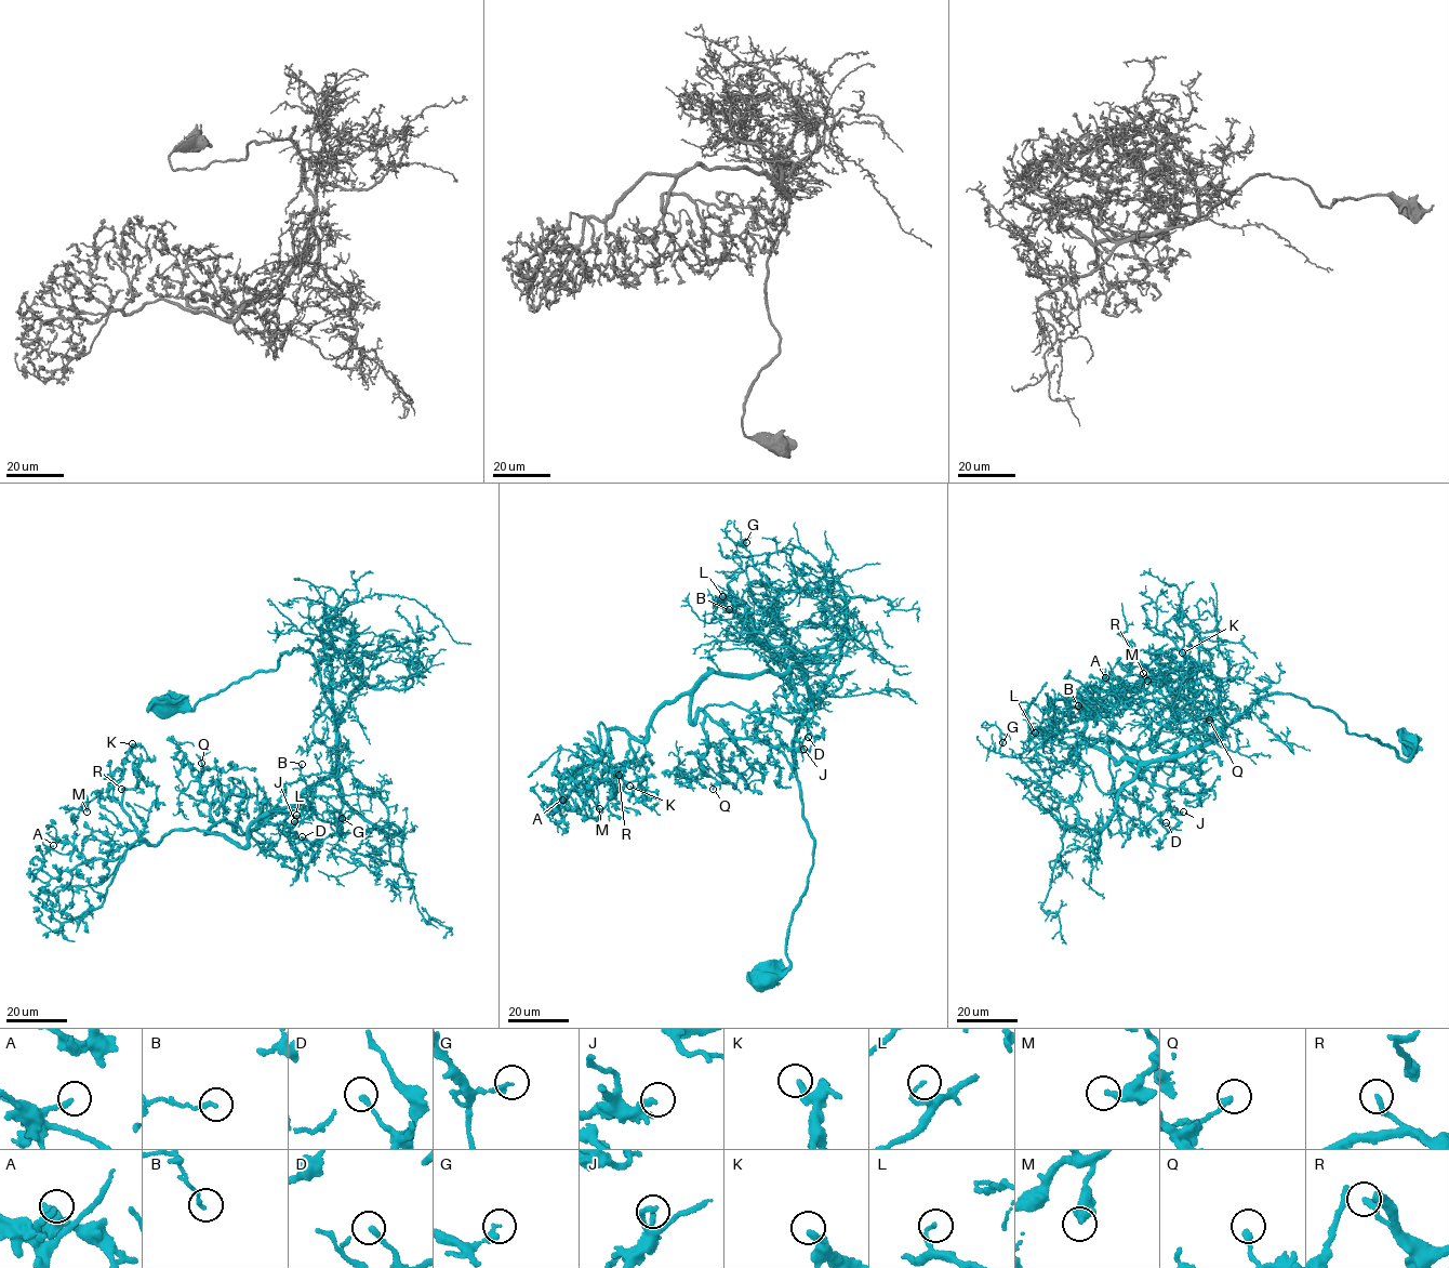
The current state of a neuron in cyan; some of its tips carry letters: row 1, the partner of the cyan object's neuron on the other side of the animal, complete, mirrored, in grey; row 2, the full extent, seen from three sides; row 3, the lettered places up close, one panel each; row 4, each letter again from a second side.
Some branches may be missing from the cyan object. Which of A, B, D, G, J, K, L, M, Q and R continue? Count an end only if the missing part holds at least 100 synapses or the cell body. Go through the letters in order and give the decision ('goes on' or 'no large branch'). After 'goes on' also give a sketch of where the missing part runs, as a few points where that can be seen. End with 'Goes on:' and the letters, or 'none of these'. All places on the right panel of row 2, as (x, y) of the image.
A: no large branch
B: no large branch
D: no large branch
G: no large branch
J: no large branch
K: no large branch
L: no large branch
M: no large branch
Q: no large branch
R: no large branch
Goes on: none of these

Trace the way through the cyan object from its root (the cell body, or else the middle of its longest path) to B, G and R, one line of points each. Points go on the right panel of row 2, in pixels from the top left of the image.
B: (1407, 748), (1270, 695), (1105, 793), (1062, 740), (1078, 705)
G: (1407, 748), (1404, 760), (1305, 700), (1261, 696), (1215, 740), (1141, 766), (1090, 830), (1002, 742)
R: (1407, 748), (1287, 694), (1140, 764), (1088, 742), (1069, 755), (1089, 711), (1143, 673)

